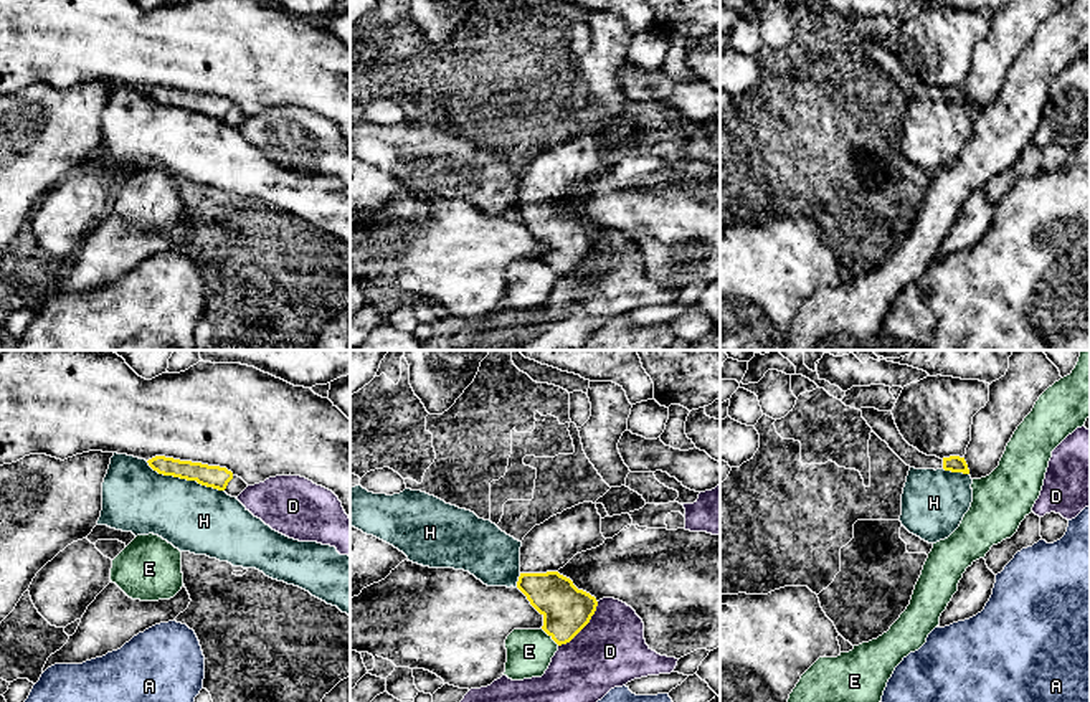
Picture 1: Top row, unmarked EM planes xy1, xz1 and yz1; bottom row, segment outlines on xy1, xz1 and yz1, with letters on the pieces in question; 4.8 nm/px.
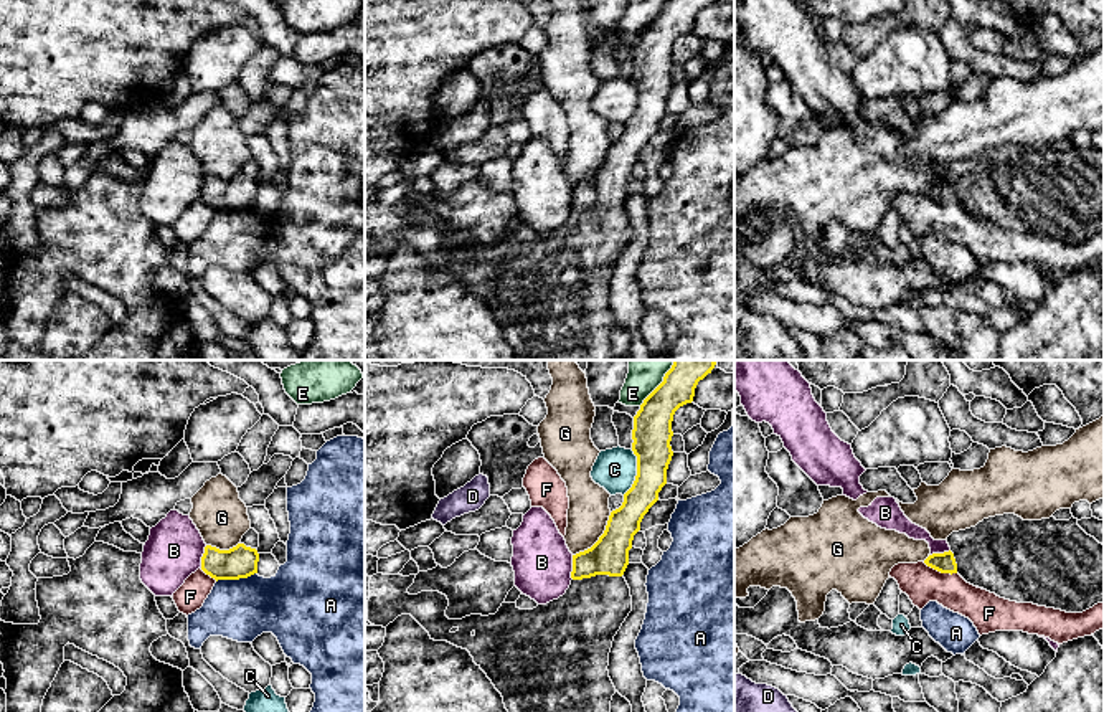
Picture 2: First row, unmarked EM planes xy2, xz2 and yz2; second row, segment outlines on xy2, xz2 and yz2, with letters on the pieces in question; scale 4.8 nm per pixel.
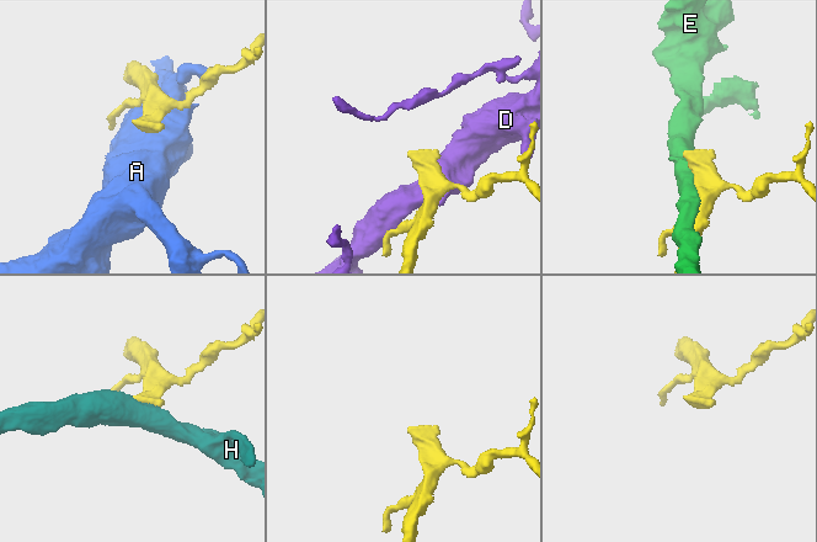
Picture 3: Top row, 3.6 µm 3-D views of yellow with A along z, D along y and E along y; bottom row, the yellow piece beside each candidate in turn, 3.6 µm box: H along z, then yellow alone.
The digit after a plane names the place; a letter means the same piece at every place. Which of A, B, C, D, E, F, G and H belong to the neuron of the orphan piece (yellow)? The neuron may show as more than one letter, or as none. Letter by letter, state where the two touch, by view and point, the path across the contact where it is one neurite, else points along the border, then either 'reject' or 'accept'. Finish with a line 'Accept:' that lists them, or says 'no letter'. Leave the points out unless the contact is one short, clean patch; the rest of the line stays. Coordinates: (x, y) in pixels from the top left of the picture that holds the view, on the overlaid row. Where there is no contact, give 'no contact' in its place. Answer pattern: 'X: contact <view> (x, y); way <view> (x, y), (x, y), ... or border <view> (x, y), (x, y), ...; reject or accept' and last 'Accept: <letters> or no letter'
A: contact xy2 (236, 579); reject
B: contact xz2 (573, 567); border xz2 (573, 555), (571, 579); reject
C: contact xz2 (637, 473); border xz2 (632, 450), (636, 456), (634, 483), (622, 494); reject
D: contact xz1 (583, 626); reject
E: contact xz1 (550, 635); reject
F: contact yz2 (939, 570); border yz2 (923, 562), (941, 572), (956, 574); reject
G: contact xz2 (599, 539); border xz2 (611, 512), (604, 532), (589, 547), (573, 555); reject
H: contact xy1 (185, 478); border xy1 (146, 461), (159, 473), (195, 479), (223, 491); reject
Accept: no letter

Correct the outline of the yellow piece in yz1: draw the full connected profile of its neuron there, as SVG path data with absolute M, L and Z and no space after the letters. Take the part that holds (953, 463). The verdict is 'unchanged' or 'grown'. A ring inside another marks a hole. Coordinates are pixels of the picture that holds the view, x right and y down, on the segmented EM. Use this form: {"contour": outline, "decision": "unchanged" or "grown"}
{"contour": "M860 408L862 418L872 428L872 431L889 444L889 448L910 467L915 469L945 469L951 472L969 474L964 458L950 456L936 458L920 453L910 446L900 434L892 411L879 411L875 408Z", "decision": "grown"}

